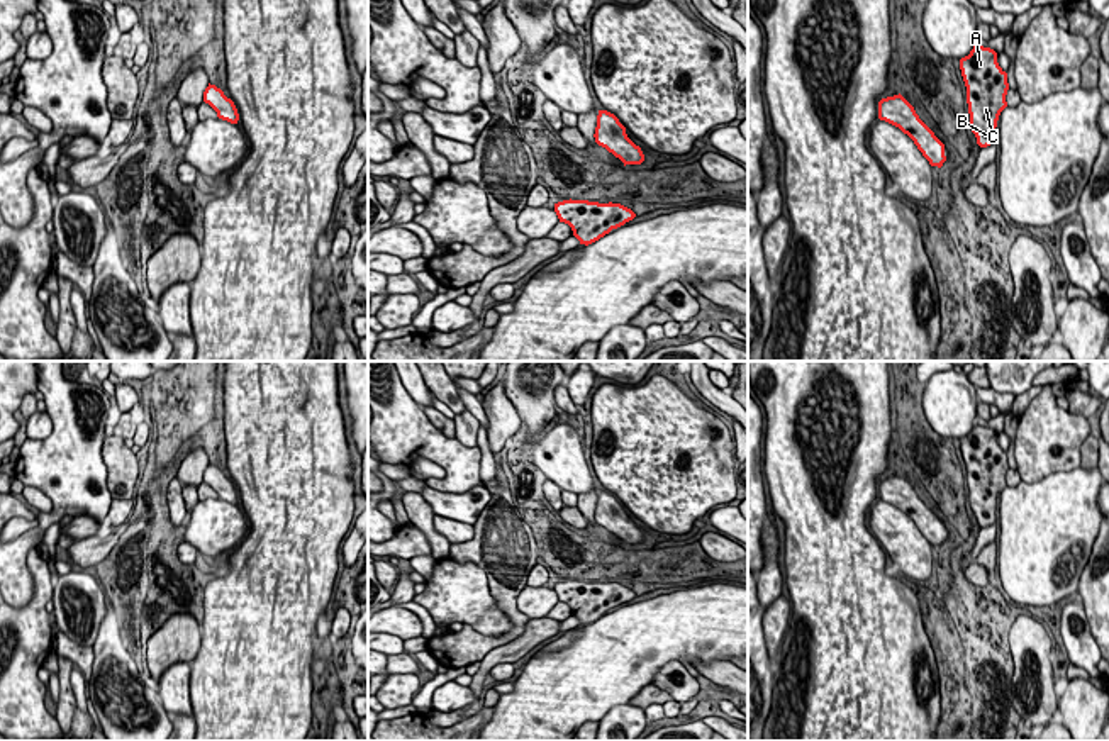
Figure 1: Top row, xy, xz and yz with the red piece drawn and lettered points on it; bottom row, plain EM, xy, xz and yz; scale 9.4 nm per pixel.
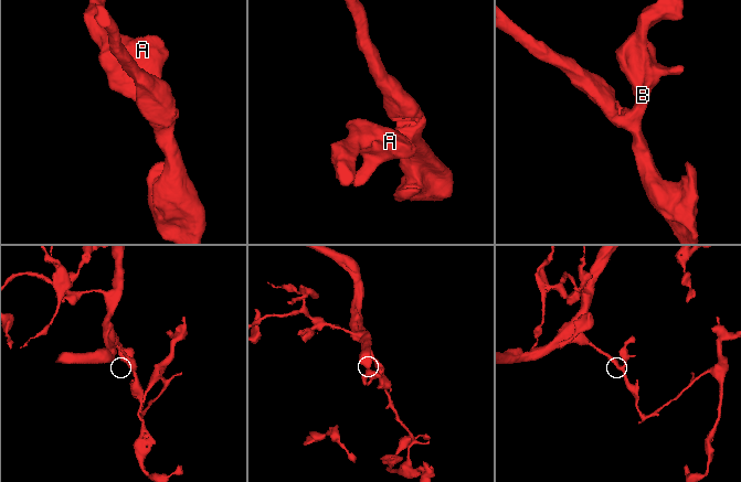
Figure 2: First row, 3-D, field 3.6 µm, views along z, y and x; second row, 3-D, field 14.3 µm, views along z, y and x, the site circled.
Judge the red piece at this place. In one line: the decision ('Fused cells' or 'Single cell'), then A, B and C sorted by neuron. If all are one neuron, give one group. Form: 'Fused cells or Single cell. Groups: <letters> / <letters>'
Single cell. Groups: A B C

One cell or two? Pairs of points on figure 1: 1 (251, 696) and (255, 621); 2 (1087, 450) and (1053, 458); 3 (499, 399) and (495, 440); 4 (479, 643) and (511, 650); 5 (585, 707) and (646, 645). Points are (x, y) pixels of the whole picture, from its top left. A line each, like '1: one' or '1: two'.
1: one
2: two
3: one
4: two
5: one

